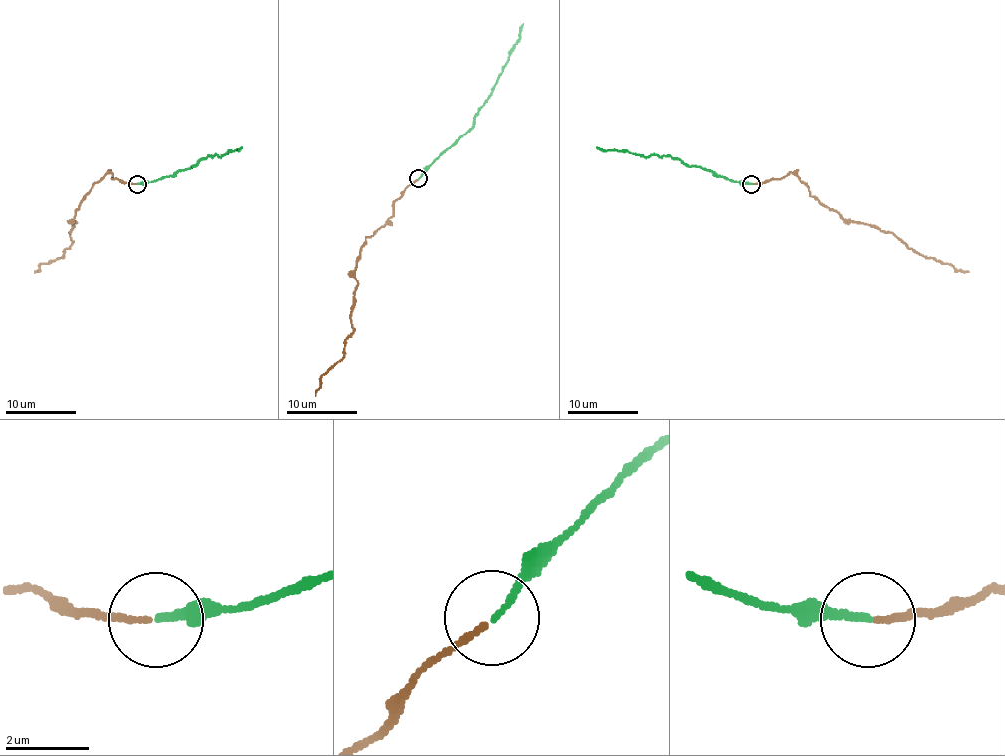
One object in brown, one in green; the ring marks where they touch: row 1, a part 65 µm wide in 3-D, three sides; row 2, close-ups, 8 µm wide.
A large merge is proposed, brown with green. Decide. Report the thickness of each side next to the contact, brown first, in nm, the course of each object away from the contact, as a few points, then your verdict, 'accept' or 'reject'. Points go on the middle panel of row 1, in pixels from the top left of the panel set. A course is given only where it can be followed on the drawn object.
130/160 nm | brown via (418, 179), (393, 203), (391, 216), (365, 239), (354, 270), (353, 334), (344, 356), (321, 376), (316, 395) | green via (418, 179), (472, 126), (474, 115), (492, 91), (523, 24) | accept

